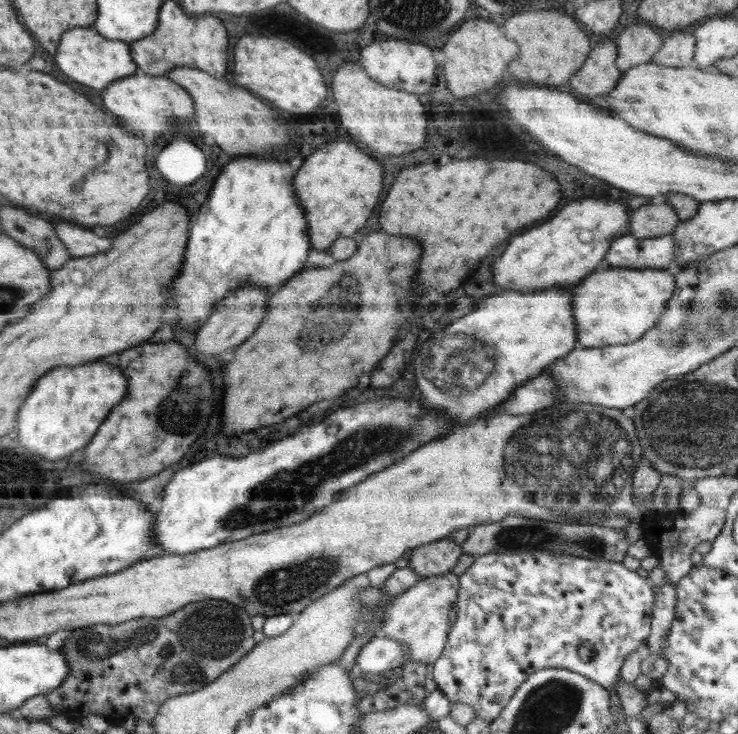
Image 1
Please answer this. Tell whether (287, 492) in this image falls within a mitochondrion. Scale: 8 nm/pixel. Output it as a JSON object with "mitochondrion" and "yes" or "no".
{"mitochondrion":"yes"}

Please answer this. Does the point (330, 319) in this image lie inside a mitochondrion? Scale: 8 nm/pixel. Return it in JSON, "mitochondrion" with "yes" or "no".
{"mitochondrion":"yes"}

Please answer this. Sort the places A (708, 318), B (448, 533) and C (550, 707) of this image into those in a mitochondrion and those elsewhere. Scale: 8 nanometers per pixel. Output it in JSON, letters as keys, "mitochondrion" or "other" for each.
{"A":"mitochondrion","B":"other","C":"mitochondrion"}

